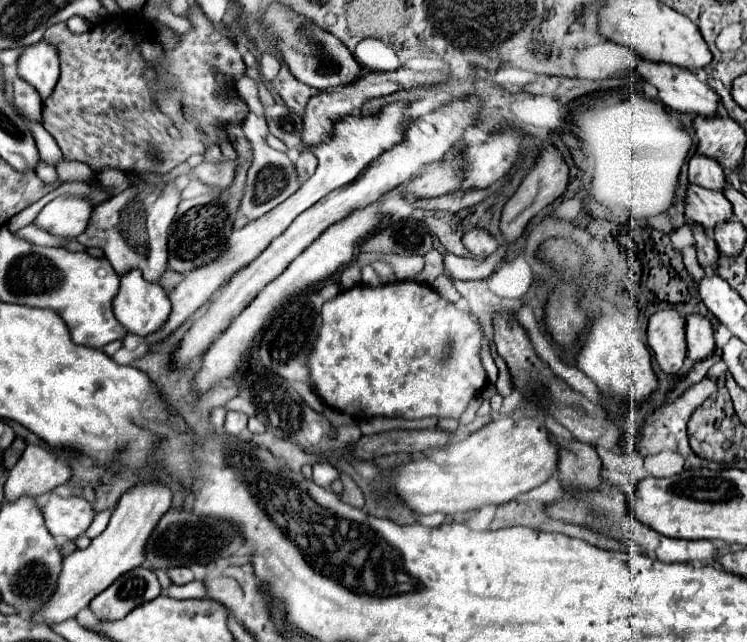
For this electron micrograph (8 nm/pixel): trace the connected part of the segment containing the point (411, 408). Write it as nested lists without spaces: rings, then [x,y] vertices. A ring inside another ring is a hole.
[[[393,282],[393,284],[383,284],[379,288],[373,286],[365,286],[365,284],[357,284],[349,290],[343,290],[337,294],[337,298],[329,300],[323,304],[323,324],[321,324],[321,332],[319,338],[315,342],[313,352],[309,354],[309,370],[311,370],[311,384],[315,386],[317,394],[327,402],[327,406],[331,406],[333,410],[339,410],[343,414],[349,414],[353,418],[357,416],[389,416],[389,418],[407,418],[407,420],[419,420],[419,418],[453,418],[459,420],[459,416],[467,410],[467,404],[471,398],[479,396],[481,390],[487,384],[487,372],[481,364],[481,324],[465,310],[459,310],[455,304],[447,302],[445,298],[441,298],[433,288],[429,288],[427,284],[419,284],[419,282]]]

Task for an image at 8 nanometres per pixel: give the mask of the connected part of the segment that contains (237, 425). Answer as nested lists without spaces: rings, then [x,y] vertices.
[[[229,410],[229,412],[227,412],[227,420],[225,420],[225,426],[223,426],[223,428],[225,428],[225,434],[239,436],[239,434],[247,428],[247,414]]]

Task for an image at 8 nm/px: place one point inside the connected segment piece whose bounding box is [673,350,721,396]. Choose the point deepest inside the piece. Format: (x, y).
(699, 370)

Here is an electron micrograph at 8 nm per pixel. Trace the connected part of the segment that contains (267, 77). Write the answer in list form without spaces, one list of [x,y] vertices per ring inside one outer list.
[[[263,54],[261,56],[261,60],[259,60],[259,74],[261,74],[263,82],[271,82],[277,76],[279,68],[281,68],[281,64],[279,64],[279,60],[275,56],[271,56],[271,54]]]

